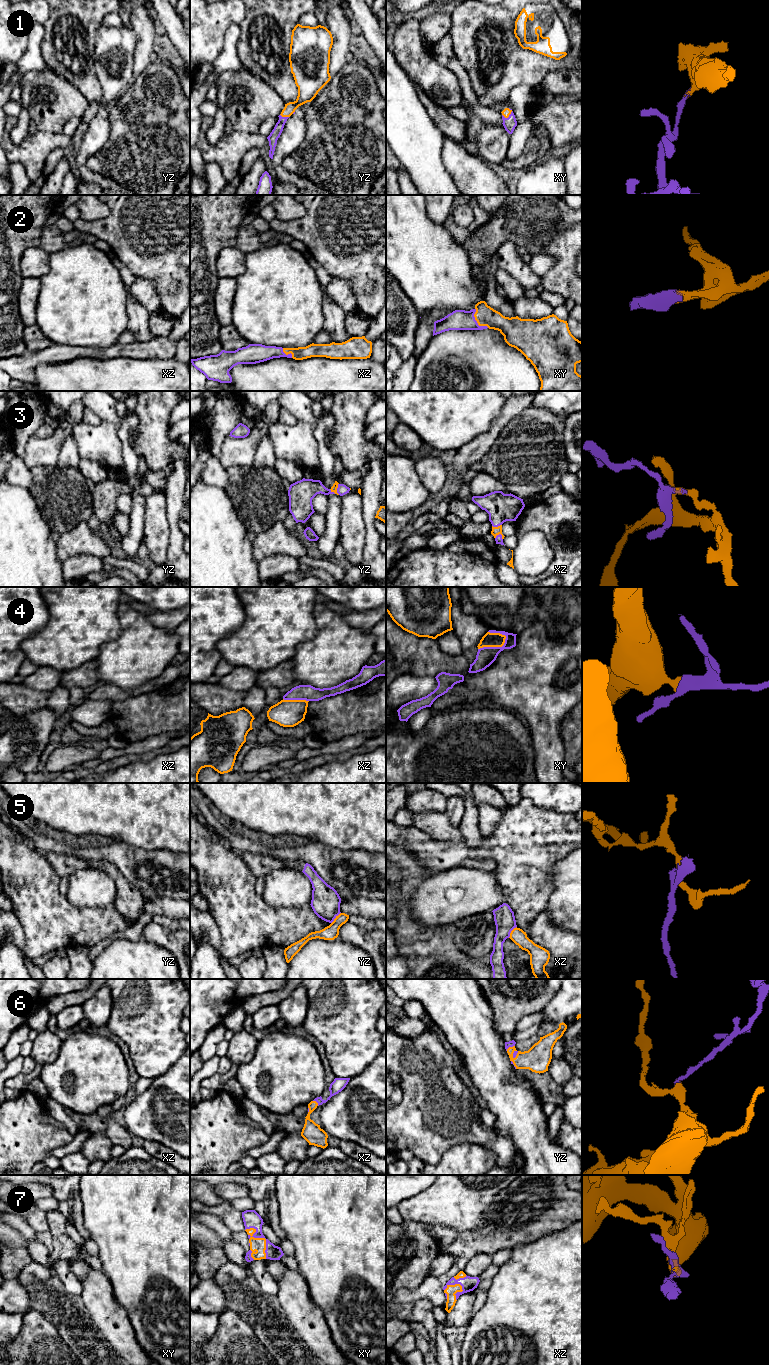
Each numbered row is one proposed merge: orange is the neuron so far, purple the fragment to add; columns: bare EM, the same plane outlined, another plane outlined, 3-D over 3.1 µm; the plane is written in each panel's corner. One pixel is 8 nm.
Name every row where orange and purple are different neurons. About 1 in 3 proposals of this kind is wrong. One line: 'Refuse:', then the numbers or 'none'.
Refuse: 4, 5

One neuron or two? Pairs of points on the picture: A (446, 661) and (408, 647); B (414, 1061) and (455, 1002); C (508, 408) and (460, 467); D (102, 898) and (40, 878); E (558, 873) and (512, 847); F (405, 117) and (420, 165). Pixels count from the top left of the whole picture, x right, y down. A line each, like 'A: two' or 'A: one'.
A: one
B: two
C: one
D: two
E: two
F: one

